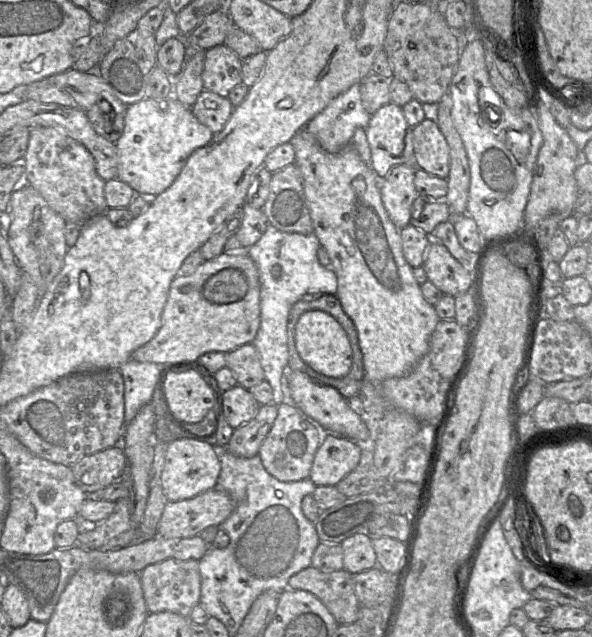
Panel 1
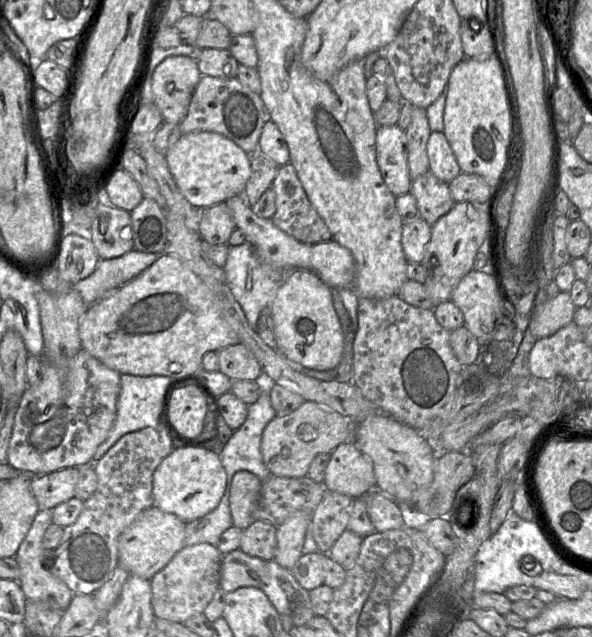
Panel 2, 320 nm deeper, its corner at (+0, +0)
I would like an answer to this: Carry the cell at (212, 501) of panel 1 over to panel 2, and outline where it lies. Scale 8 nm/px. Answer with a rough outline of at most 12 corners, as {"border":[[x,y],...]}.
{"border":[[157,507],[119,536],[119,565],[150,580],[185,546],[184,521]]}

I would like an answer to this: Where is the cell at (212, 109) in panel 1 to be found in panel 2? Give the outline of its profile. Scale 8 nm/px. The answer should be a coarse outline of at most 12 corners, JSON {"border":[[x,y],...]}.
{"border":[[203,75],[180,132],[215,132],[248,155],[270,120],[237,78]]}

